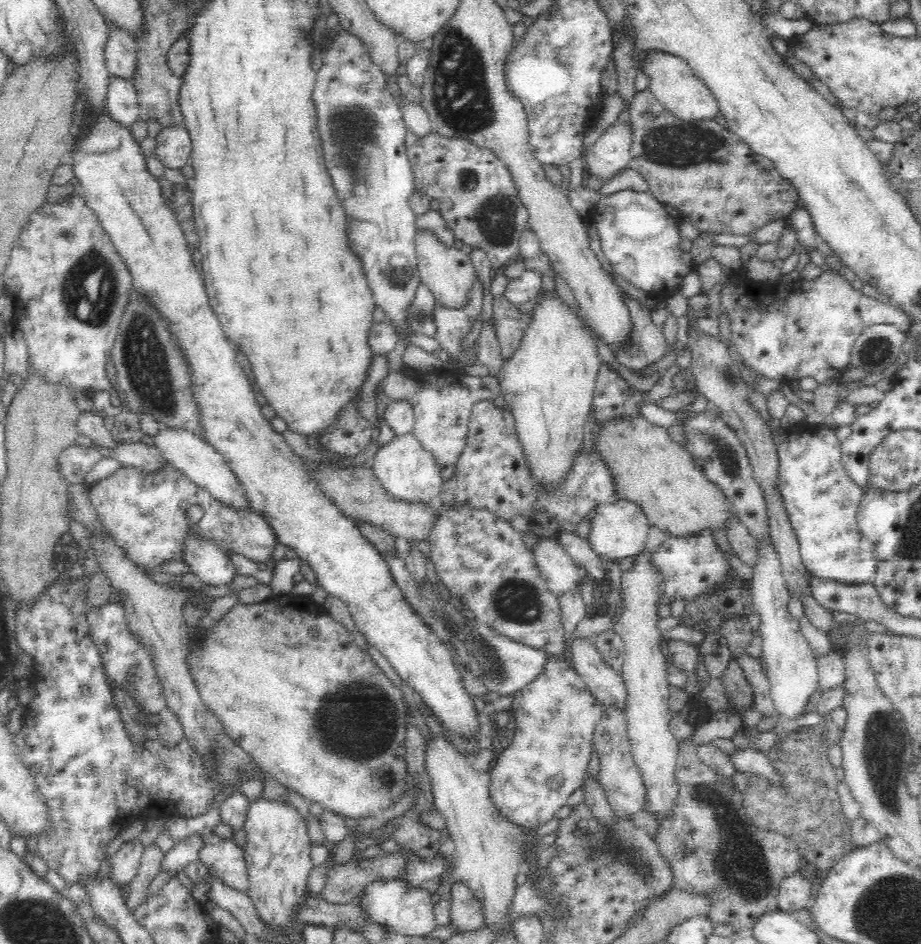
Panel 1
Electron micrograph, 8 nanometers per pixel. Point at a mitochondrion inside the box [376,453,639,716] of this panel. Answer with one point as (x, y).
(492, 660)

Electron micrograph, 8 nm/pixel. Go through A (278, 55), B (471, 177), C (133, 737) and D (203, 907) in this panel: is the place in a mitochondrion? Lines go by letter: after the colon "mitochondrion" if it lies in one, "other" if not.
A: other
B: mitochondrion
C: other
D: other

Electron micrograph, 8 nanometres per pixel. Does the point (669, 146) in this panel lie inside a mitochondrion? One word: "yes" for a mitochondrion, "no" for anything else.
yes

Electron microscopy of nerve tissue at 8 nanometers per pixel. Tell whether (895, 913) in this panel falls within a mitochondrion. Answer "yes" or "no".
yes

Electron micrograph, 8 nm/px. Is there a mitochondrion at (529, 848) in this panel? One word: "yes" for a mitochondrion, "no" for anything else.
no

